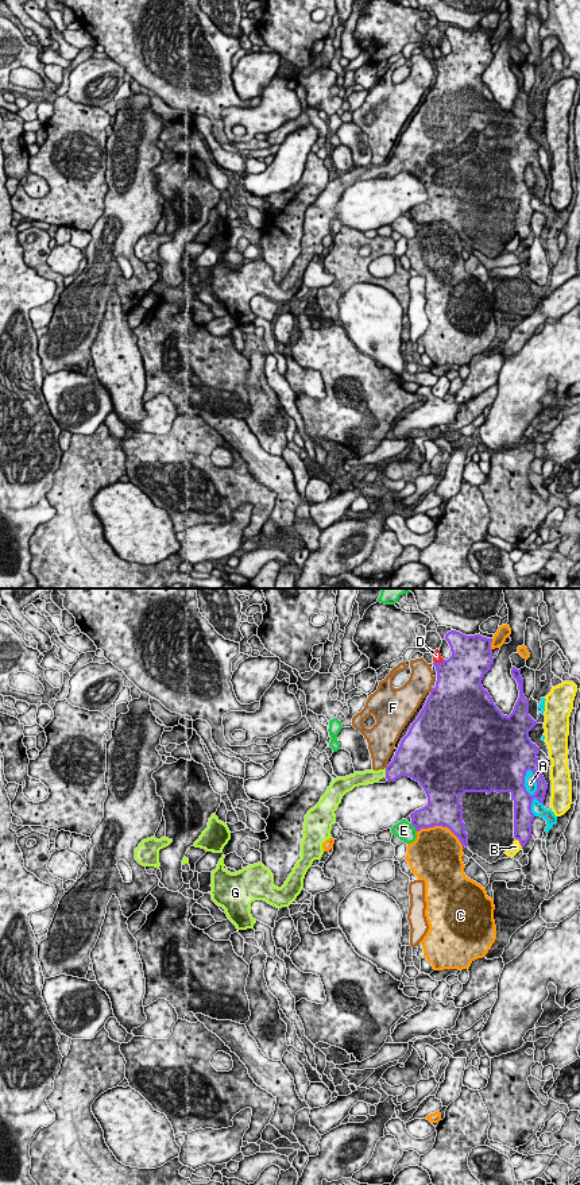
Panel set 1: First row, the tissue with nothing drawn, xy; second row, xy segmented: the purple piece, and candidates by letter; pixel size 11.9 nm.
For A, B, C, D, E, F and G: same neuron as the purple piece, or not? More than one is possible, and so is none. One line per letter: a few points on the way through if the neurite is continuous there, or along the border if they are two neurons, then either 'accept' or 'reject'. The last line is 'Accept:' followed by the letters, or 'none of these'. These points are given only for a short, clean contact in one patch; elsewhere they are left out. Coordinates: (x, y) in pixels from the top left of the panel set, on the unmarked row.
A: reject
B: reject
C: reject
D: reject
E: border xy (410, 219), (417, 226); reject
F: reject
G: way xy (403, 159), (386, 168), (366, 173); accept
Accept: G

